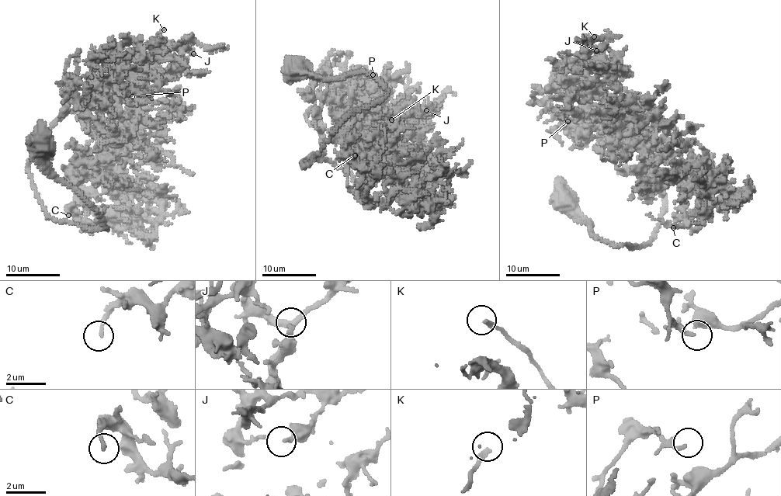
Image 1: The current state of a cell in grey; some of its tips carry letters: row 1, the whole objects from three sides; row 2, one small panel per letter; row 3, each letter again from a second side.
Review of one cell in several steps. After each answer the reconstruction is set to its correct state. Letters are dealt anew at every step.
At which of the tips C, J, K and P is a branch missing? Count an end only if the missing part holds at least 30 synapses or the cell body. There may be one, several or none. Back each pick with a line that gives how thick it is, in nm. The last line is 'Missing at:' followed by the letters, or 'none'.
K: Thickness 190 nm
Missing at: K

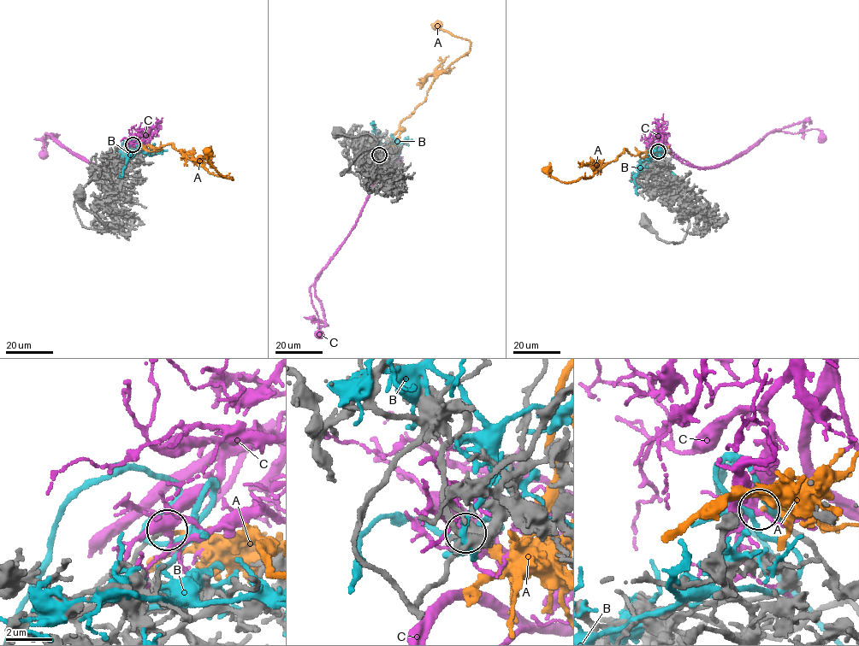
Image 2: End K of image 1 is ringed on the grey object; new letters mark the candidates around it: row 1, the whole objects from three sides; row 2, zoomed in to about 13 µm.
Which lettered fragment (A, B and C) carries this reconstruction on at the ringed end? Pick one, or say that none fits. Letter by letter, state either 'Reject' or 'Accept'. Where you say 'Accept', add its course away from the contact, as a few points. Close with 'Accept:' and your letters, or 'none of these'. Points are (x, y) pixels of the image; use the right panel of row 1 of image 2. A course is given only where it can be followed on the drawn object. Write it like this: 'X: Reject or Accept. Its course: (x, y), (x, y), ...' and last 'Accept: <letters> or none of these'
A: Reject
B: Reject
C: Reject
Accept: none of these

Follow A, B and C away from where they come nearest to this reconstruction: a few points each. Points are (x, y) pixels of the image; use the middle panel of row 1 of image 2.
A: (380, 155), (386, 154), (388, 140), (399, 123), (424, 100), (434, 79), (469, 51), (468, 40), (438, 29)
B: (378, 156), (383, 154), (382, 151), (381, 156), (382, 146), (376, 138), (374, 123), (370, 123)
C: (380, 155), (391, 162), (381, 167), (356, 225), (310, 287), (320, 335), (322, 333), (320, 334)

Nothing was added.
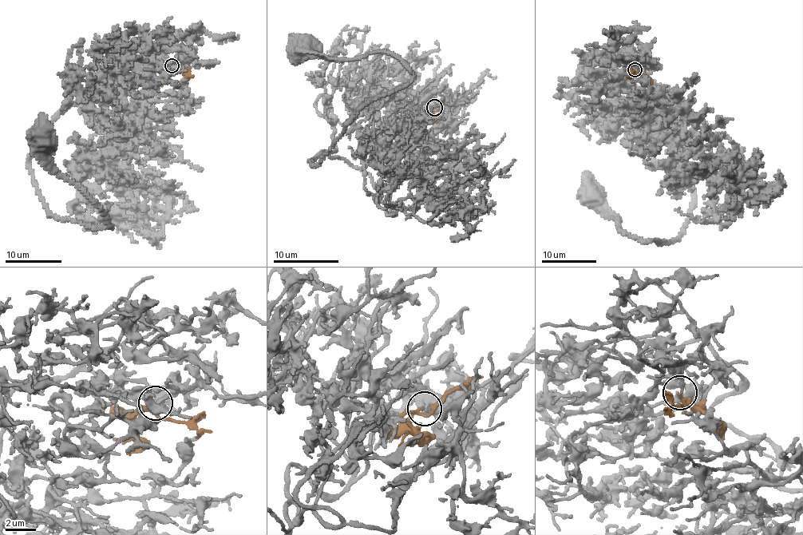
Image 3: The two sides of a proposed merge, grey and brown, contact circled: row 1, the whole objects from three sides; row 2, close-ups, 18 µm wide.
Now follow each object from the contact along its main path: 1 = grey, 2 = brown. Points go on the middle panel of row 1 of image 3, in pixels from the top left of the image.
1: (434, 107), (397, 144), (376, 132), (363, 168), (322, 152), (312, 165), (412, 71), (385, 53), (302, 49)
2: (434, 107), (437, 108), (460, 93)

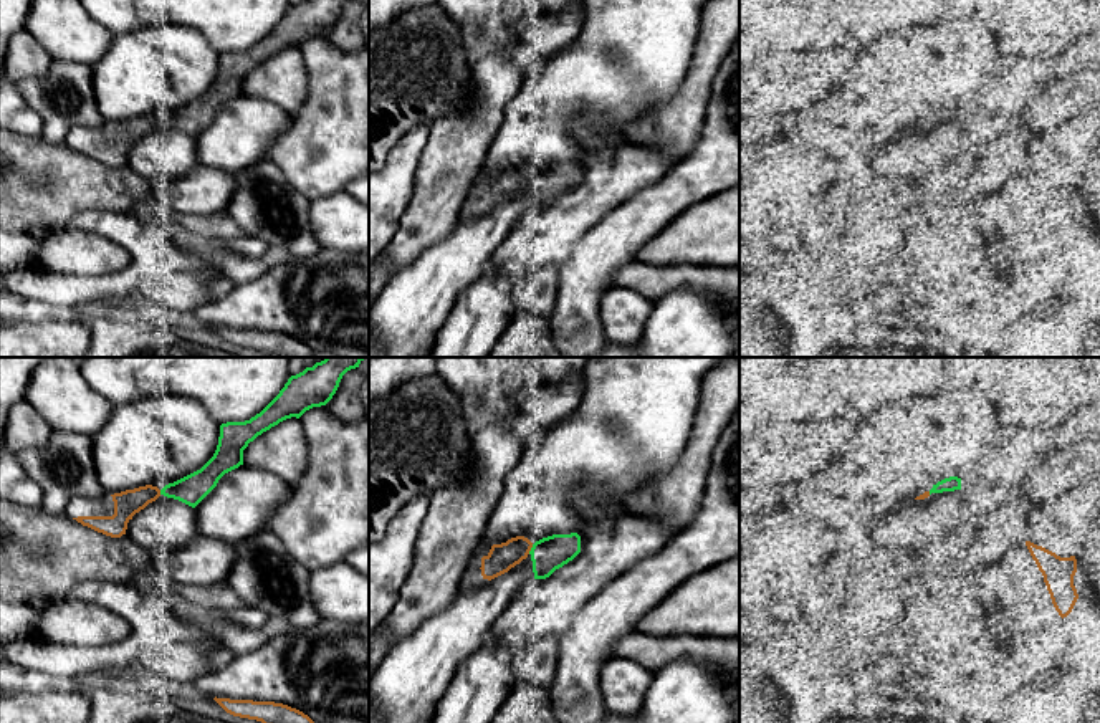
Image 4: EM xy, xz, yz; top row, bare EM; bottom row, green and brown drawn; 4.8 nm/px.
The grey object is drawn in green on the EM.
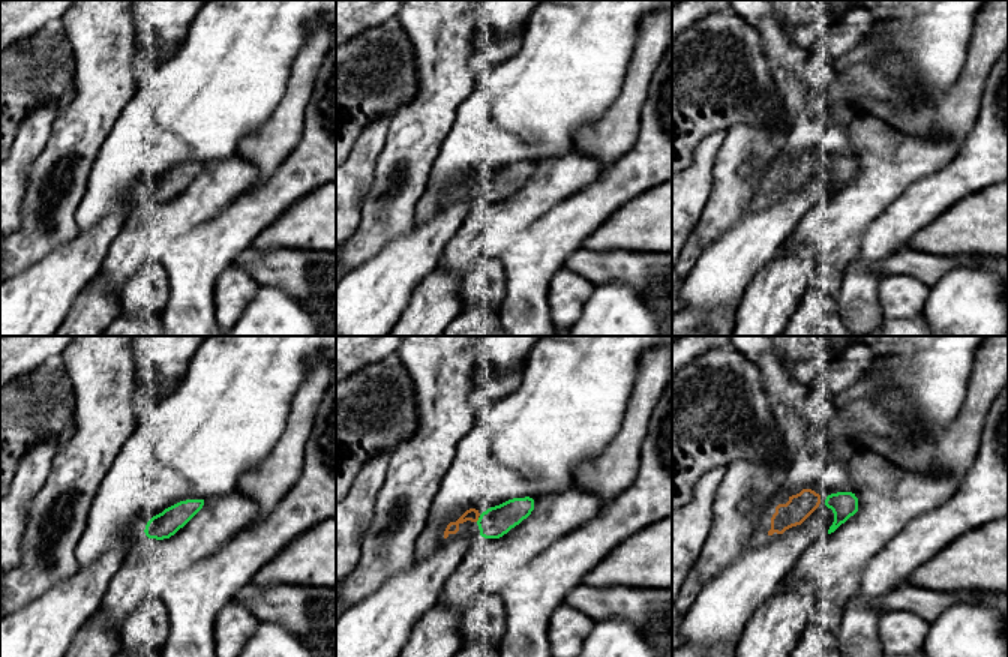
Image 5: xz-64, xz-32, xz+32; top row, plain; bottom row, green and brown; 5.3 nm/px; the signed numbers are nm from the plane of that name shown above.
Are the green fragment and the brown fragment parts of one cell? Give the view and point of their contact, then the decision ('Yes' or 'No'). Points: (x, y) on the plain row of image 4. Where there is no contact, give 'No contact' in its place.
Touches green at xz (531, 179). Yes

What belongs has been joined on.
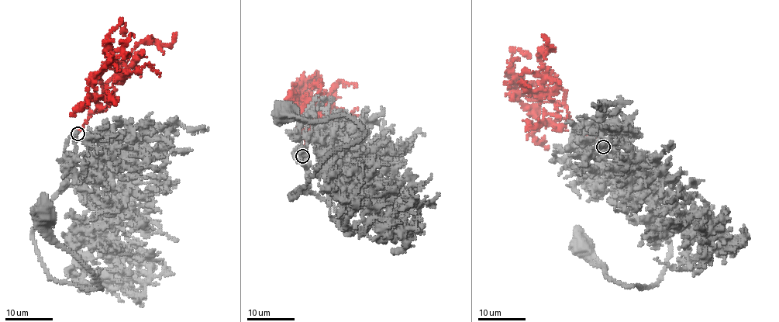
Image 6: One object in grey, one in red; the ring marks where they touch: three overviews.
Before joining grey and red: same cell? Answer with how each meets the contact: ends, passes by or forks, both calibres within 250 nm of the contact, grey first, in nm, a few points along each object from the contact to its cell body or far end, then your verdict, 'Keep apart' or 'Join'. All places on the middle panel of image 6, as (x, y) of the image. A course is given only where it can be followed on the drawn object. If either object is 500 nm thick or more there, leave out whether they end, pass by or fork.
At the ring grey passes by. At the ring red ends. Thickness 220 nm (grey) against 260 nm. Course of grey: (301, 156), (308, 186), (291, 198), (326, 157), (353, 143), (363, 129), (345, 115), (305, 122), (284, 113). Course of red: (302, 156), (306, 141), (300, 133), (311, 126), (301, 110), (303, 86), (293, 85), (314, 104). Join

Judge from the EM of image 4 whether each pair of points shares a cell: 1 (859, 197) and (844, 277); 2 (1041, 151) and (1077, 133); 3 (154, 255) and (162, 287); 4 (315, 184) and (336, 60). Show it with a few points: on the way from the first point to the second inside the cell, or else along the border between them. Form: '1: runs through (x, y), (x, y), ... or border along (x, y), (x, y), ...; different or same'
1: runs through (857, 217), (857, 257); same
2: border along (1051, 136), (1074, 164); different
3: border along (161, 277), (144, 280); different
4: runs through (320, 153), (336, 136), (336, 91); same

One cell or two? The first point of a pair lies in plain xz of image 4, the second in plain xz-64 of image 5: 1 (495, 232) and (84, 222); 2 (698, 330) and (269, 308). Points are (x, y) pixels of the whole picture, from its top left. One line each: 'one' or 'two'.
1: two
2: one

